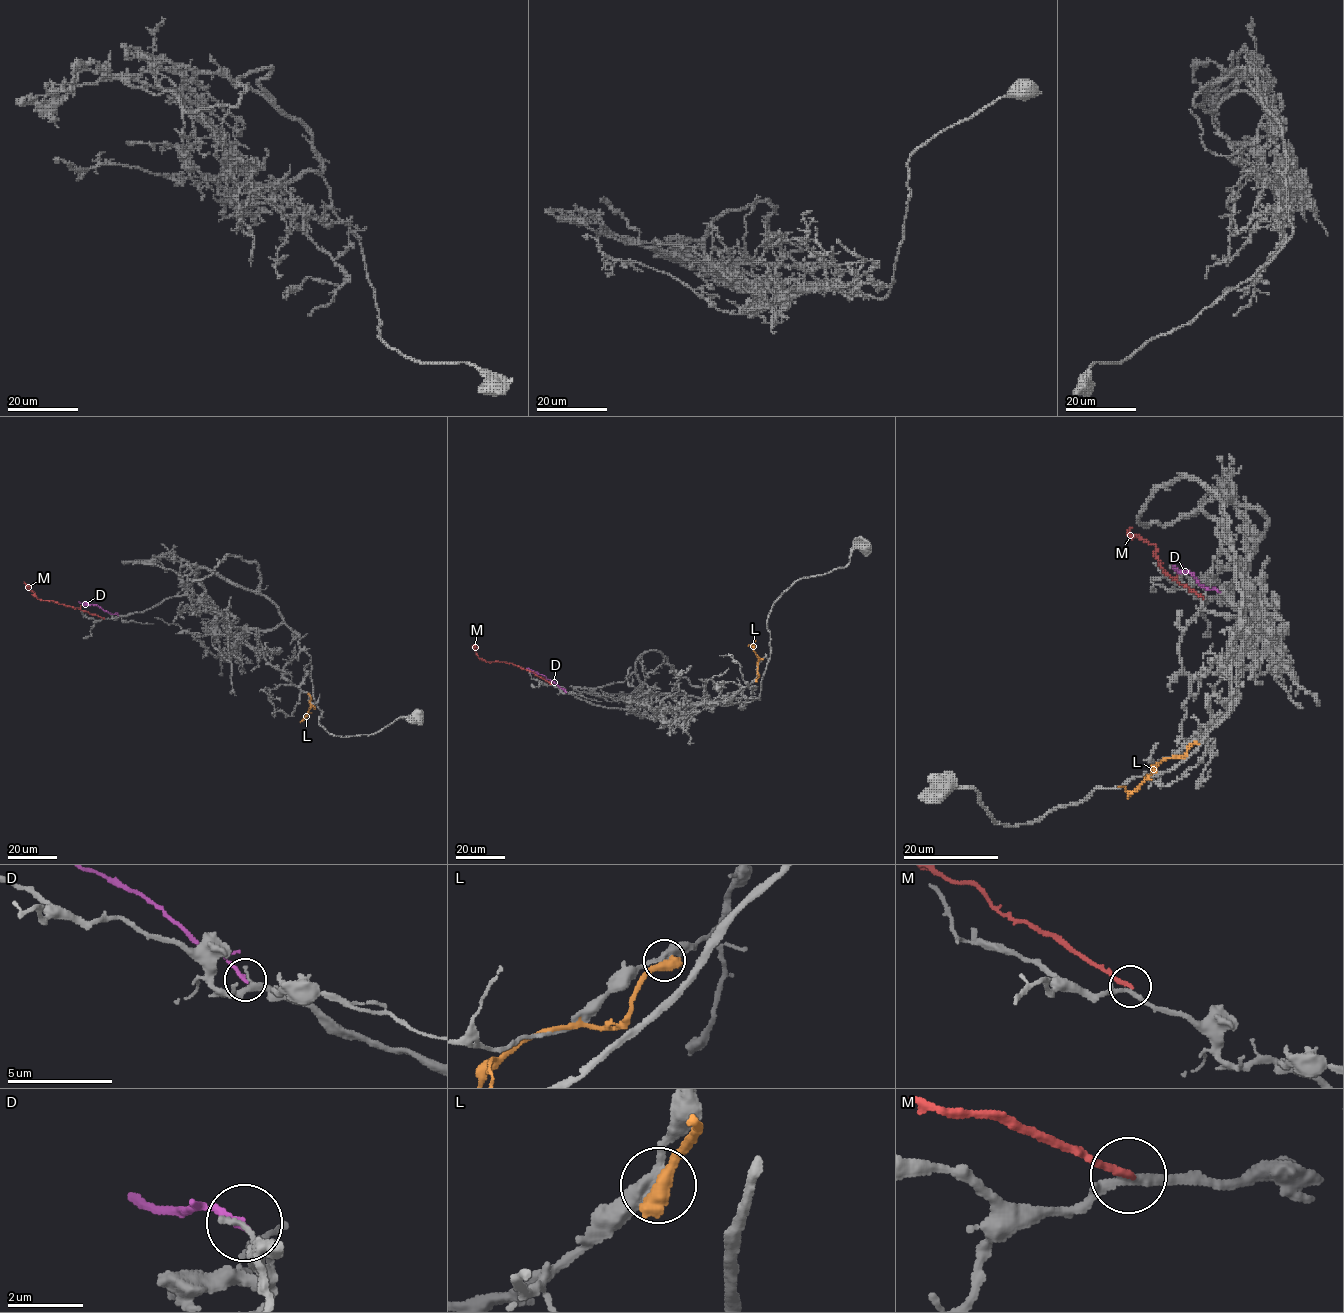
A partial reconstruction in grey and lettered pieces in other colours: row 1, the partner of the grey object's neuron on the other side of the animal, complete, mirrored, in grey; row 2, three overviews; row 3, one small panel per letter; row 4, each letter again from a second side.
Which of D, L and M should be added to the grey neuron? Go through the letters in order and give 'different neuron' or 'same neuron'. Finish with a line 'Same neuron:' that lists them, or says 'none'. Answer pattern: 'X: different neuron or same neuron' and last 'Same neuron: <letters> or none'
D: different neuron
L: different neuron
M: different neuron
Same neuron: none

